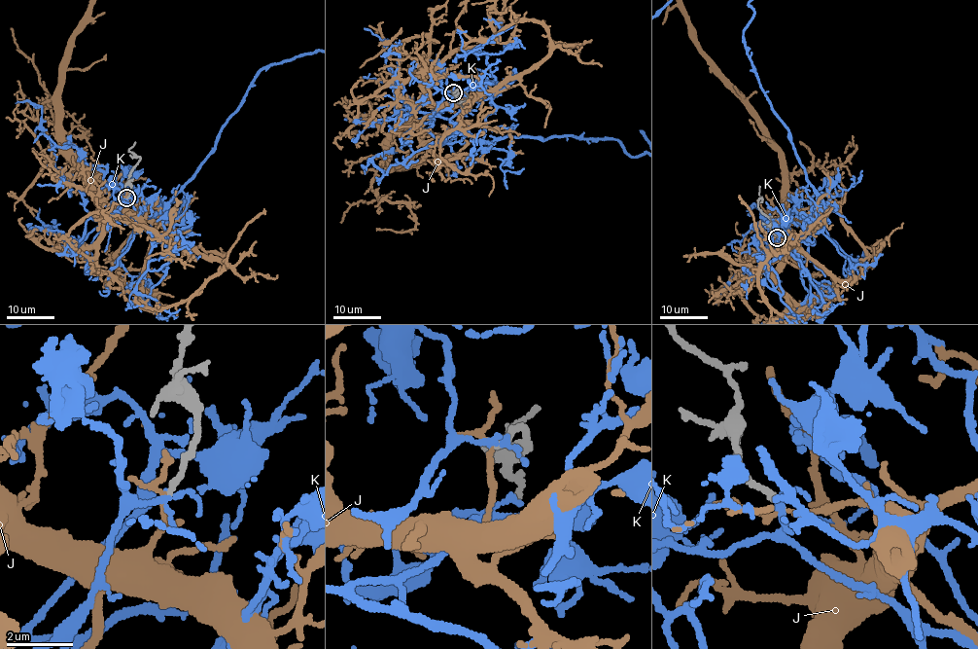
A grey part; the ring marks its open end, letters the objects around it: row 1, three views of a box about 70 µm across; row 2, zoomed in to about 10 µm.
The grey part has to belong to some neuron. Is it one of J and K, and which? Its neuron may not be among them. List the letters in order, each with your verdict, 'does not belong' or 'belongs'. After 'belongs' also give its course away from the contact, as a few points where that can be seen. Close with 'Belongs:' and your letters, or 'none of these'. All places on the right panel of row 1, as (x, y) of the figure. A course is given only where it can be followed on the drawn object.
J: does not belong
K: does not belong
Belongs: none of these

